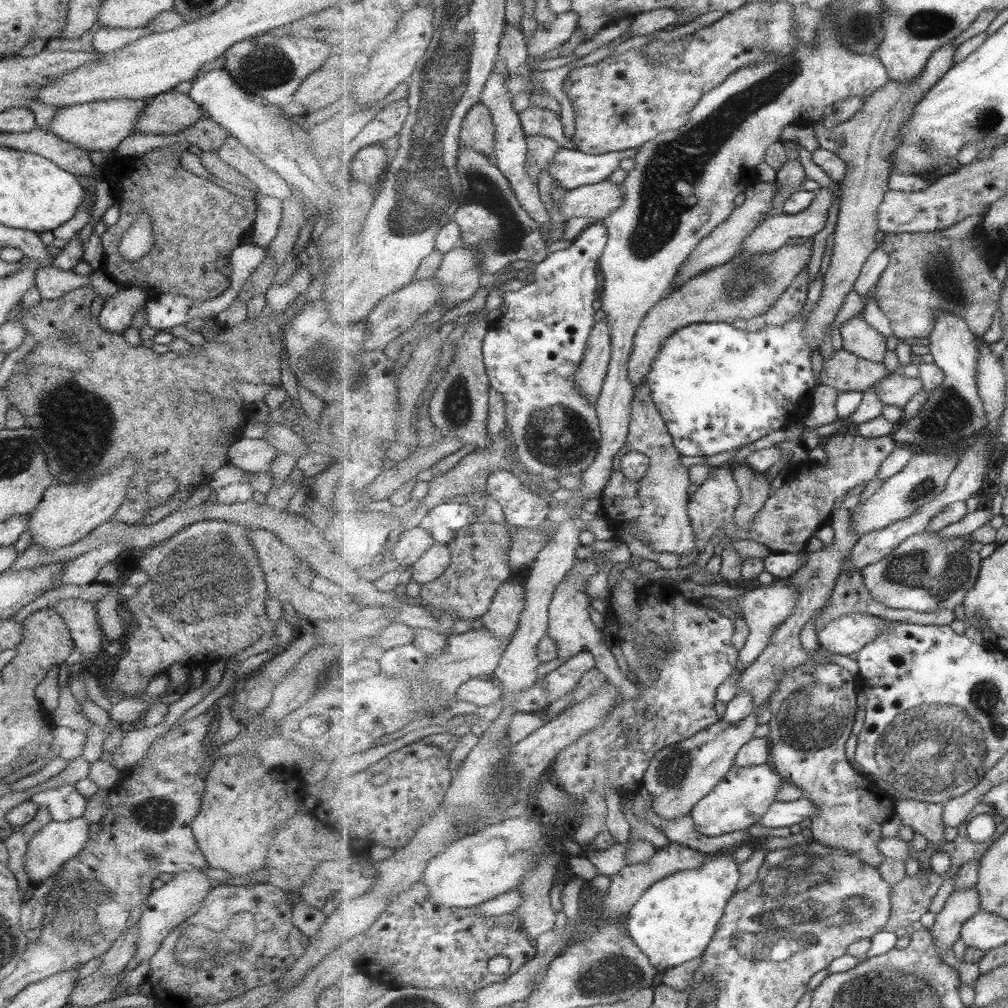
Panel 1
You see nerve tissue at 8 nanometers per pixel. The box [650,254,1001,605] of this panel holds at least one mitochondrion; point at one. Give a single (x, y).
(912, 569)

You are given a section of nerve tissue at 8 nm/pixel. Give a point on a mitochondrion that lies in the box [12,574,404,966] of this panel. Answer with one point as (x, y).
(76, 910)

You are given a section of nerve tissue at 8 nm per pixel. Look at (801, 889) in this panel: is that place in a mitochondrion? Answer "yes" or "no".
yes

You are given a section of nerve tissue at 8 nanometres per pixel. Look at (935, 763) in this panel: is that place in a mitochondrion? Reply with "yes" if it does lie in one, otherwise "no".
yes

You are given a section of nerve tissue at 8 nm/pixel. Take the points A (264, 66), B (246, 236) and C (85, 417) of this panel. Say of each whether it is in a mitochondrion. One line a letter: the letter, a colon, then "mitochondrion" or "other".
A: mitochondrion
B: other
C: mitochondrion

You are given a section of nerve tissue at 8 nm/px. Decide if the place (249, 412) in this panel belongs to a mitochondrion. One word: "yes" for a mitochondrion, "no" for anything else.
no

